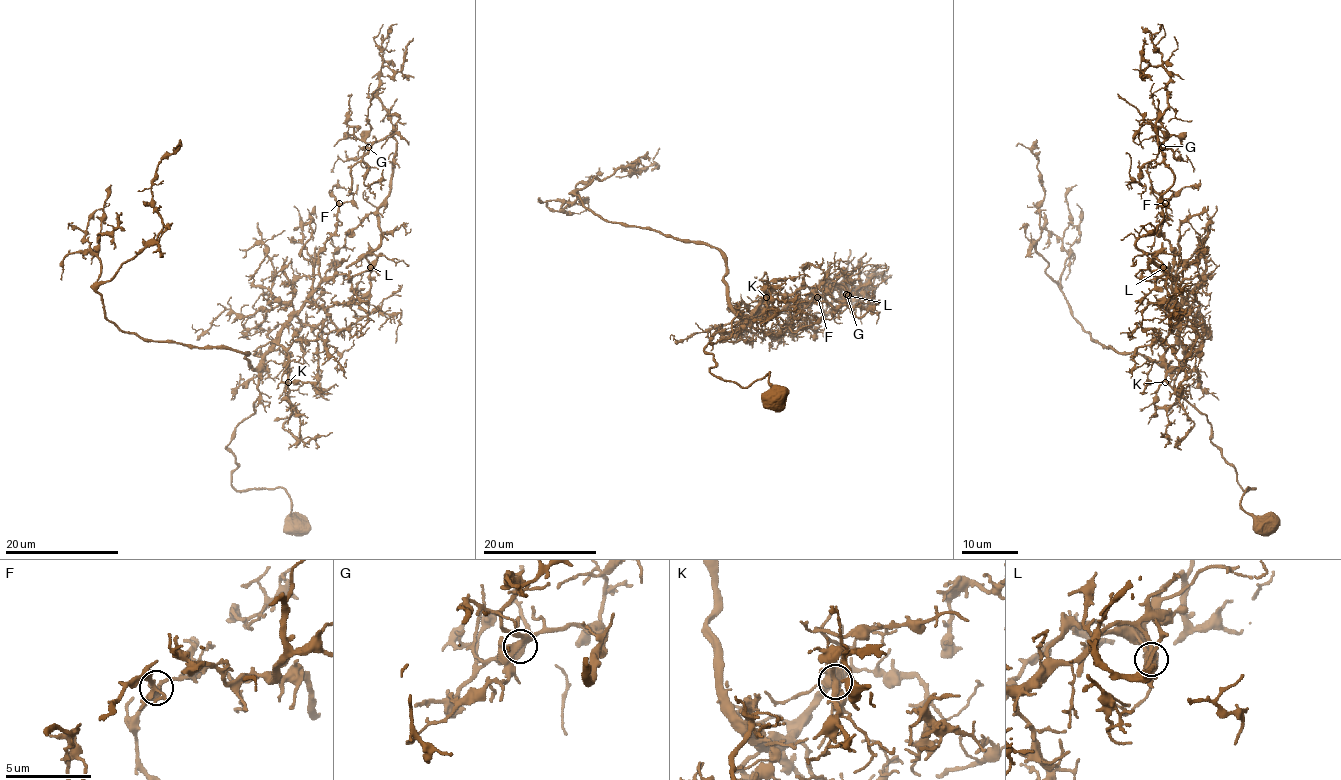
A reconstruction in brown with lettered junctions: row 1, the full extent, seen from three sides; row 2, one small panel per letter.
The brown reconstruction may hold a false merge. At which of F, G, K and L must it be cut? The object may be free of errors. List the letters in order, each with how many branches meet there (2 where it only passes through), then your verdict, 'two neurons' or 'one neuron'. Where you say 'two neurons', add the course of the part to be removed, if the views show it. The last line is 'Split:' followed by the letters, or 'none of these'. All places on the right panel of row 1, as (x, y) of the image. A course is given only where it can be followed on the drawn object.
F: branches 3; one neuron
G: branches 3; one neuron
K: branches 3; one neuron
L: branches 3; two neurons; course (1163, 267), (1137, 246), (1162, 219), (1173, 182), (1156, 124), (1169, 74), (1161, 66), (1141, 71), (1145, 37)
Split: L

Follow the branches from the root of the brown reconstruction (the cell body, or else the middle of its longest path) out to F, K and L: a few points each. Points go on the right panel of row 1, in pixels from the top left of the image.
F: (1267, 524), (1241, 507), (1256, 488), (1240, 486), (1207, 417), (1173, 386), (1183, 347), (1165, 203)
K: (1267, 524), (1241, 507), (1256, 488), (1240, 486), (1207, 417), (1173, 386), (1179, 345), (1165, 354), (1165, 382)
L: (1267, 524), (1173, 386), (1180, 305), (1151, 273), (1163, 267)

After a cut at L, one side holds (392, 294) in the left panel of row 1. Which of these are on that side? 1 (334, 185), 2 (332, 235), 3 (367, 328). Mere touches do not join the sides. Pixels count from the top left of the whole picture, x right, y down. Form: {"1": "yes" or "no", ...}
{"1": "yes", "2": "yes", "3": "no"}

